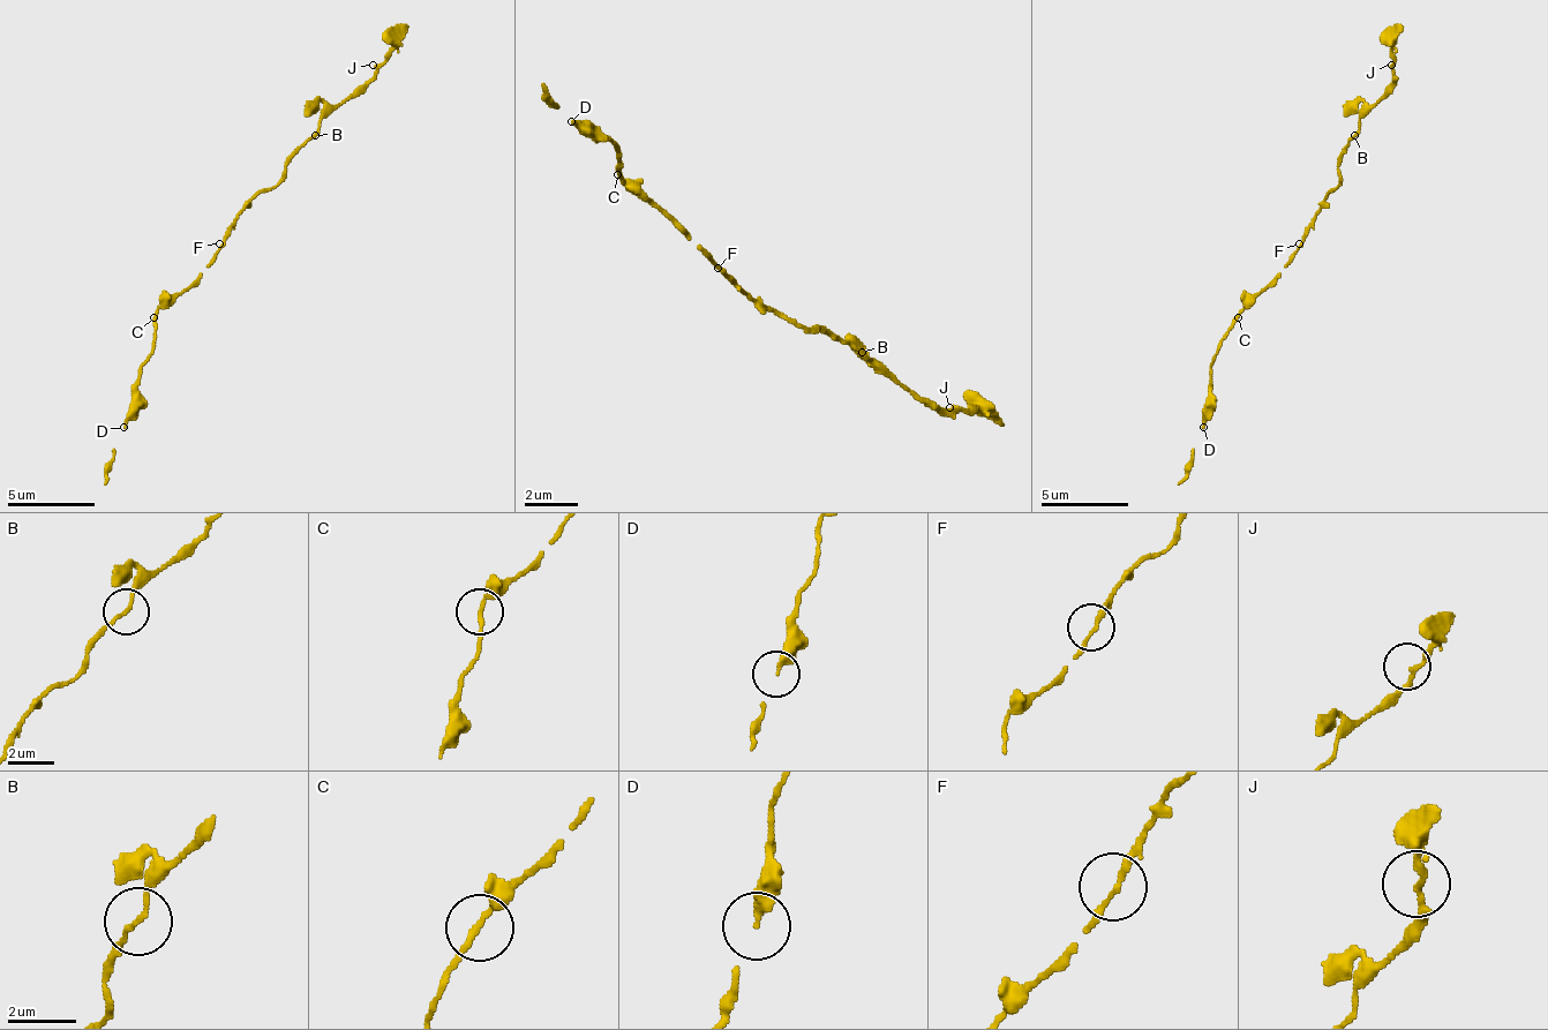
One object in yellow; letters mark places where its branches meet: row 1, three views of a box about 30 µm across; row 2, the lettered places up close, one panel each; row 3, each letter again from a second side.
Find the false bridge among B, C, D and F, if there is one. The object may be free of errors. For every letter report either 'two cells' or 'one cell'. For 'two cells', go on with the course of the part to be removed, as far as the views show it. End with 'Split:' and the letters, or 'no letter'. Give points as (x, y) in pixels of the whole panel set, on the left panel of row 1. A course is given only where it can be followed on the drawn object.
B: one cell
C: one cell
D: one cell
F: one cell
Split: no letter

